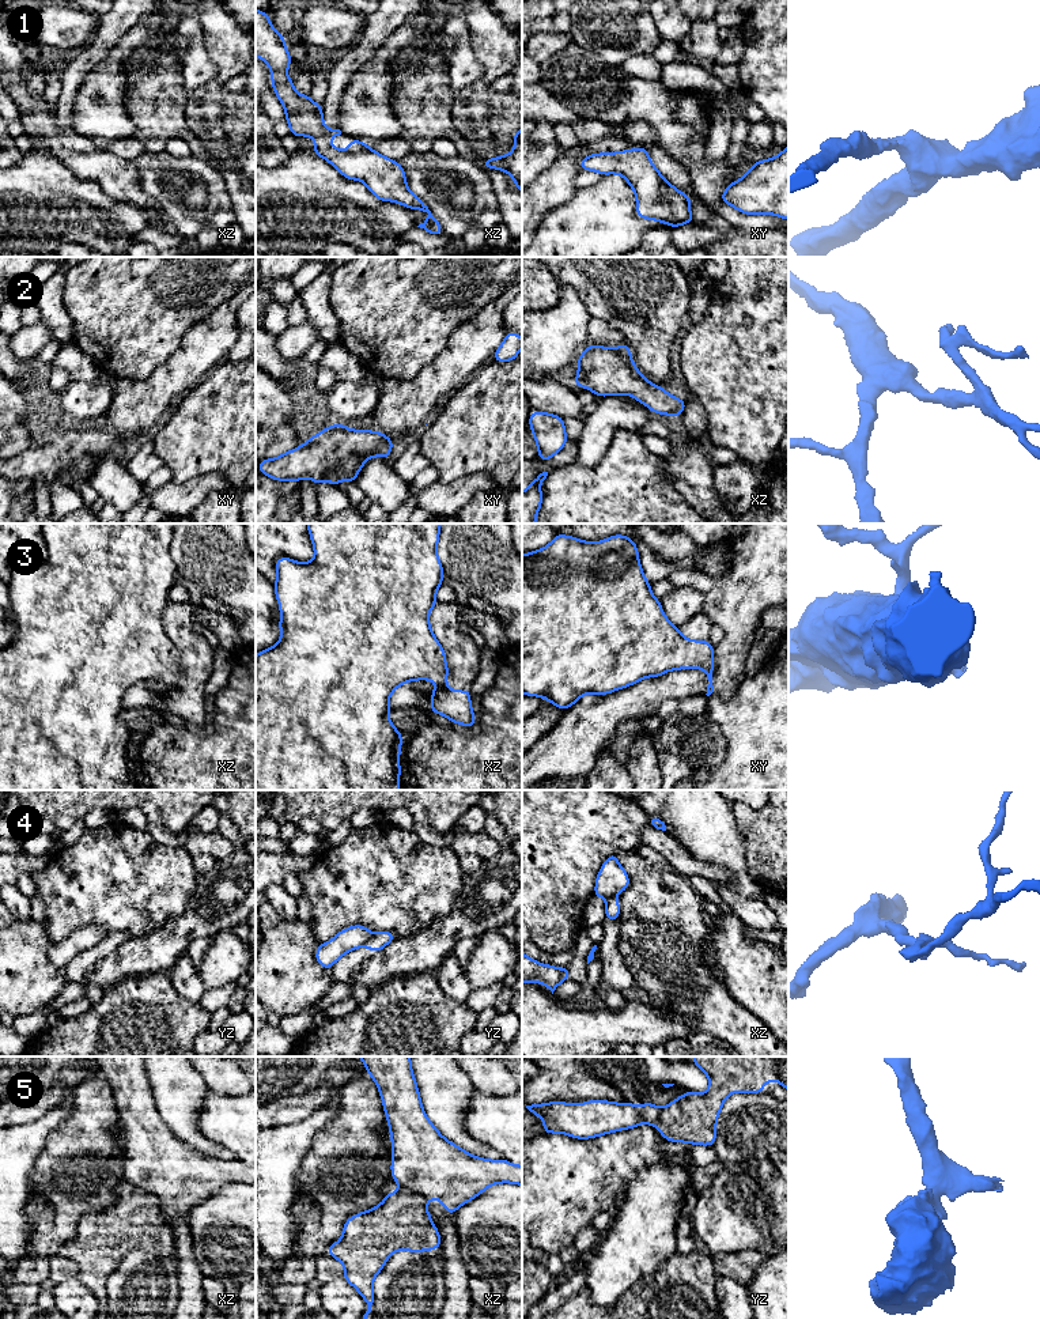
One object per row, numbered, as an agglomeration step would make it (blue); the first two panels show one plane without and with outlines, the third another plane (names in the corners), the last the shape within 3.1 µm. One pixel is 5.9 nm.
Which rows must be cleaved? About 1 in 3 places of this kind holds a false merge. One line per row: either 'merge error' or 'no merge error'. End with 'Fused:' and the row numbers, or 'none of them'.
1: no merge error
2: no merge error
3: merge error
4: merge error
5: merge error
Fused: 3, 4, 5

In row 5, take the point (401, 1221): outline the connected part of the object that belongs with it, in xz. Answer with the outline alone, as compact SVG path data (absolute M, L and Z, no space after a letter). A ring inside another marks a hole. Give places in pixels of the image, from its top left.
M402 1188L385 1194L382 1203L348 1218L343 1237L326 1248L345 1267L343 1278L367 1303L363 1319L374 1303L374 1278L393 1252L440 1250L440 1235L426 1205L423 1195Z

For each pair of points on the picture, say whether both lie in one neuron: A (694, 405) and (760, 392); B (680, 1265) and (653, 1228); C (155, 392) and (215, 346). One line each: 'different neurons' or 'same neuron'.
A: different neurons
B: different neurons
C: same neuron

